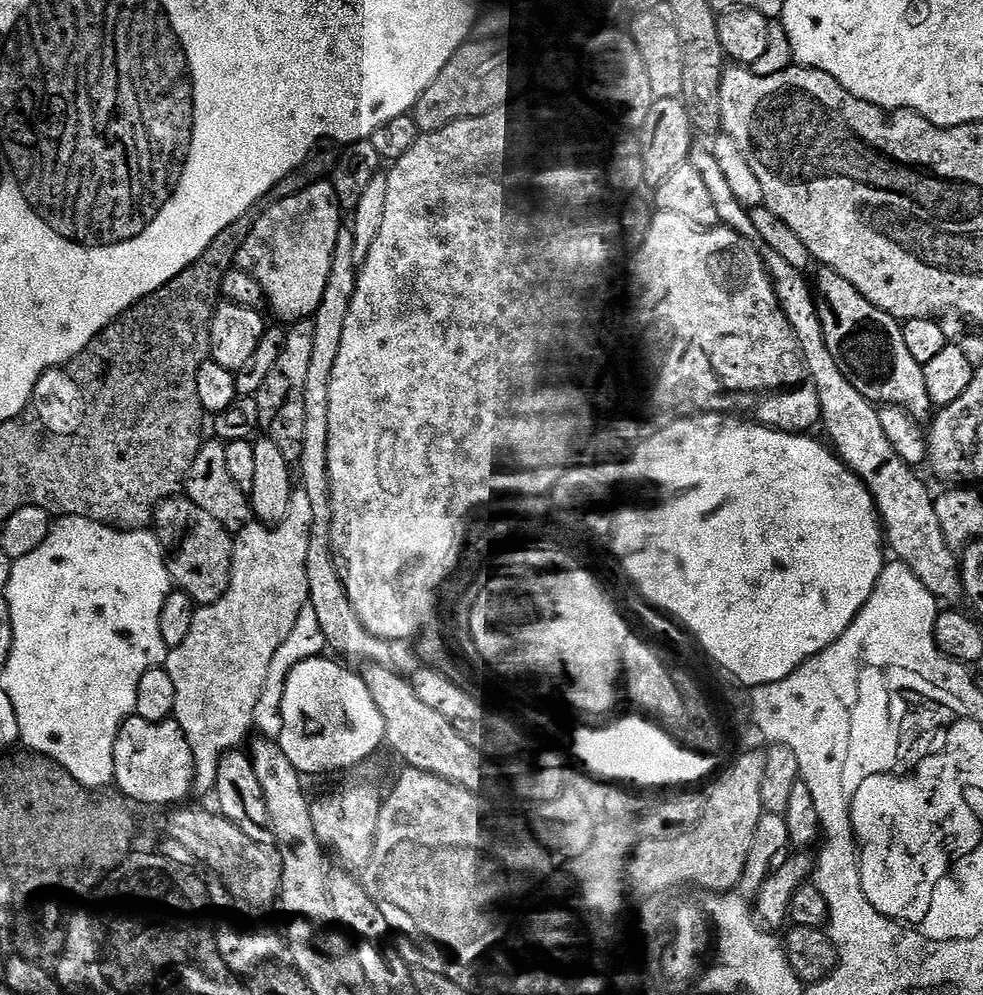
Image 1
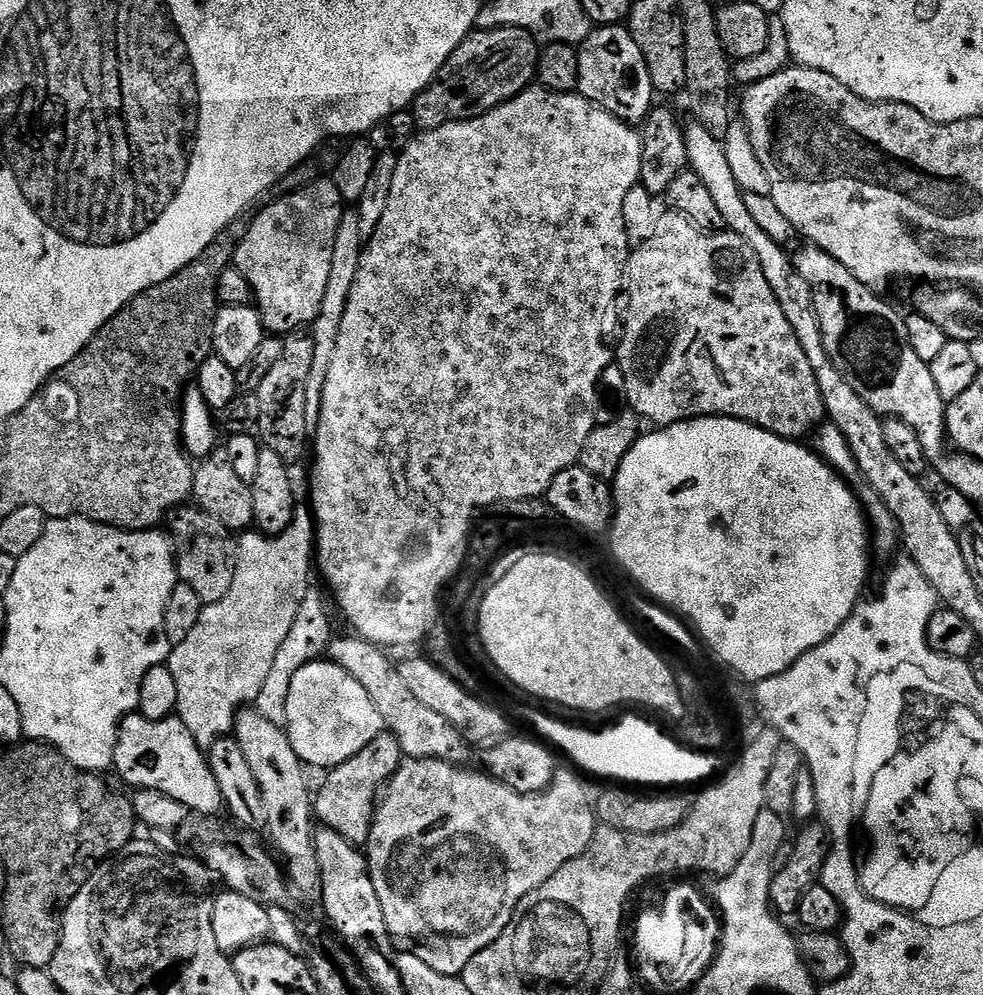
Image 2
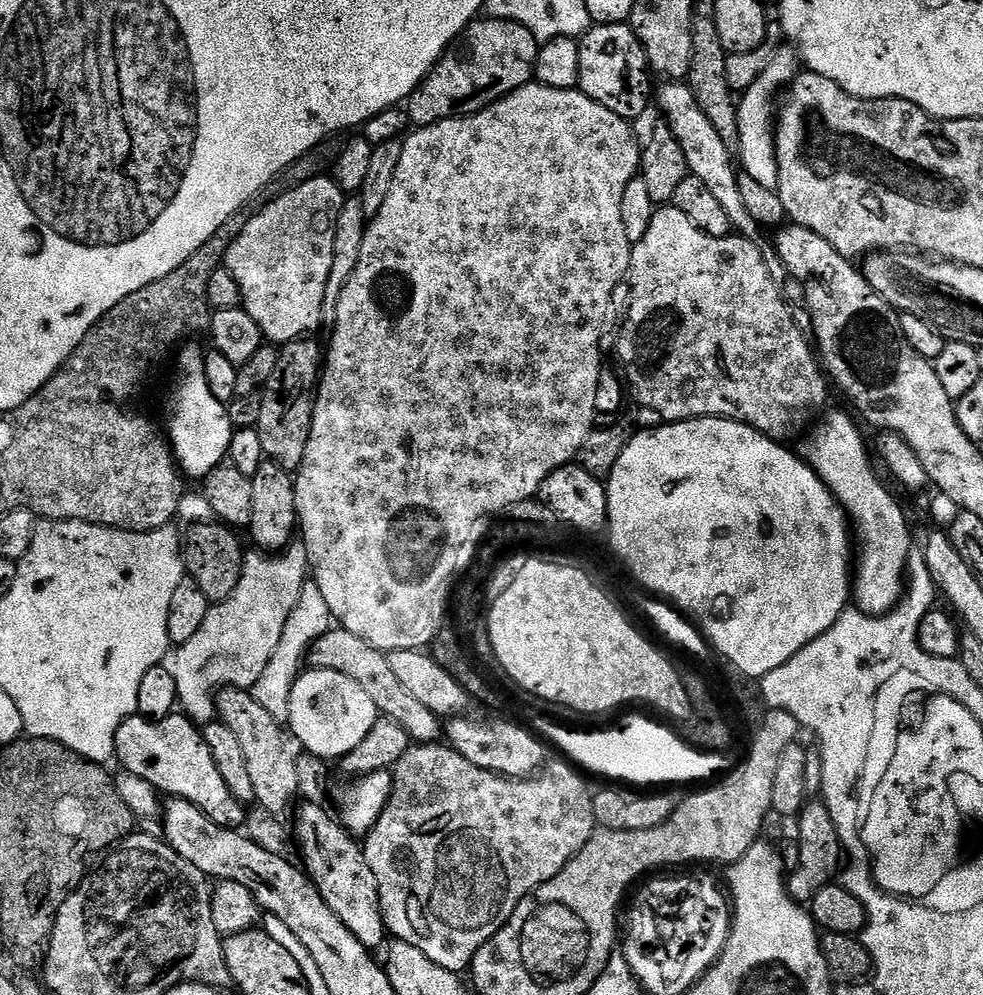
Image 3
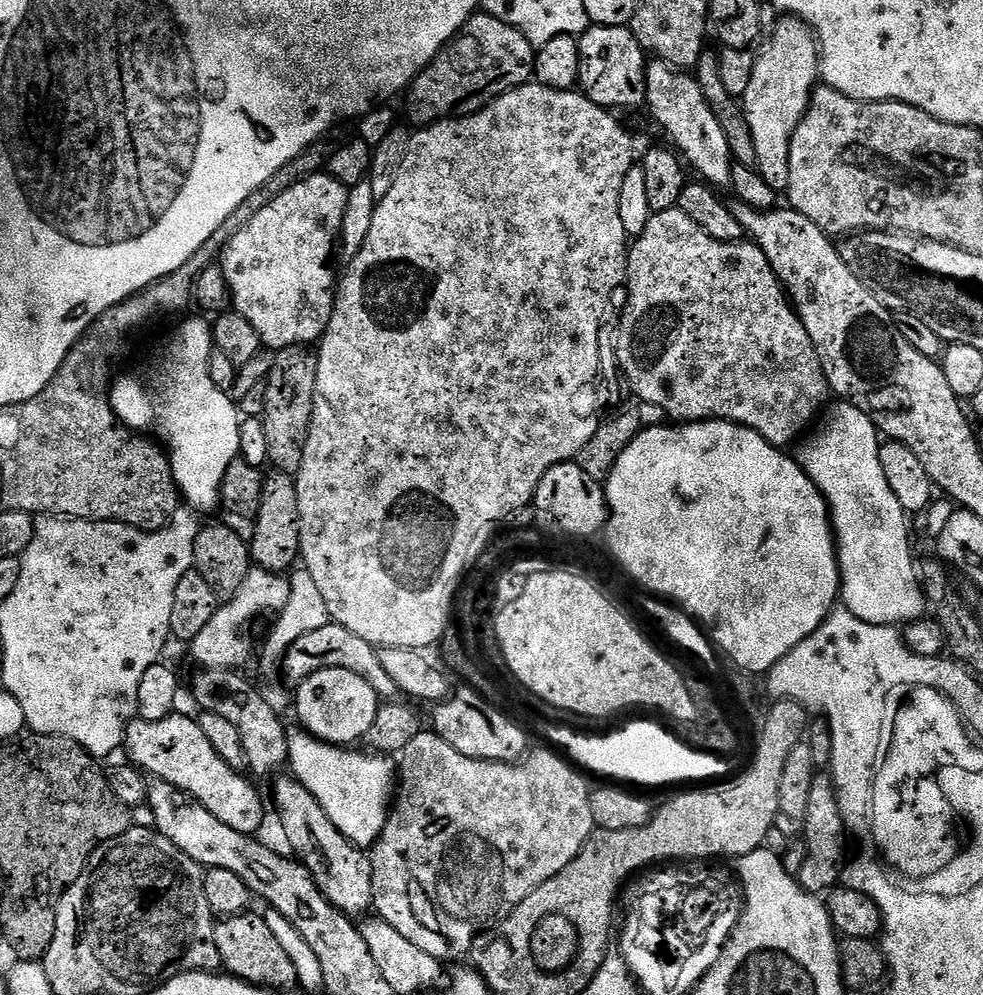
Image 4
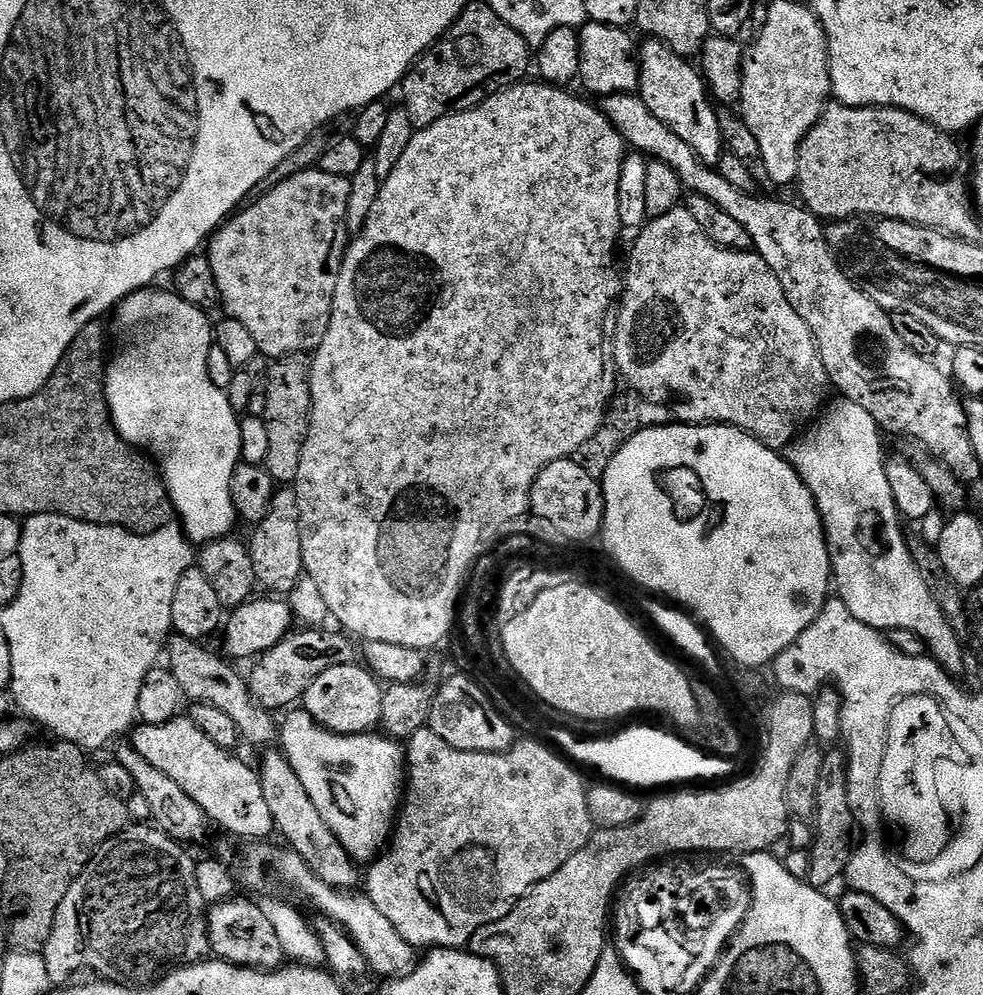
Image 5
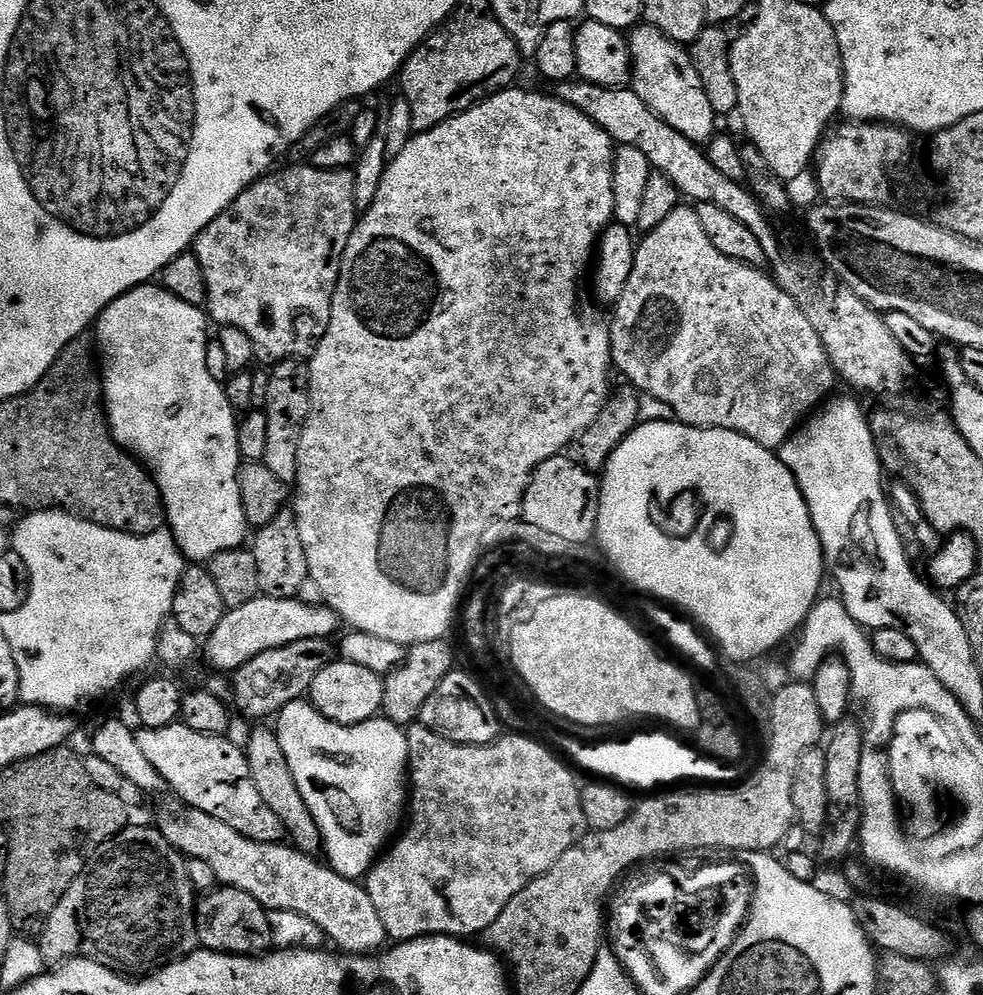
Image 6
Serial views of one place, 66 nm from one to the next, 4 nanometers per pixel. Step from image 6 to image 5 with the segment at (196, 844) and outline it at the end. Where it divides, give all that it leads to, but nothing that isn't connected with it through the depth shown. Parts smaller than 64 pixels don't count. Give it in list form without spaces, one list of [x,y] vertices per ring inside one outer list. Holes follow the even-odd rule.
[[[252,842],[247,845],[248,849],[240,856],[240,865],[235,865],[234,872],[238,877],[239,883],[244,884],[252,892],[260,892],[263,888],[281,888],[284,892],[297,892],[314,911],[323,919],[332,921],[339,926],[348,937],[358,946],[362,958],[368,963],[369,969],[380,978],[399,978],[408,975],[418,963],[417,949],[413,948],[398,930],[394,930],[393,924],[389,922],[370,902],[366,894],[359,896],[359,891],[345,890],[326,886],[306,862],[292,848],[281,846],[279,843],[268,844],[272,842]]]

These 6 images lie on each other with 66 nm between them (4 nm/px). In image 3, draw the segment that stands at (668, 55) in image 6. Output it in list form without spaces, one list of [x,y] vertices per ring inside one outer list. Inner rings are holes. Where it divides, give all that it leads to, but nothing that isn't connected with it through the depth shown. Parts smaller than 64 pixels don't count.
[[[664,82],[661,85],[655,93],[654,100],[657,105],[660,103],[660,112],[664,115],[661,116],[663,123],[667,124],[674,138],[678,138],[678,146],[682,146],[682,154],[686,154],[690,175],[699,178],[714,193],[714,199],[726,209],[732,227],[739,235],[745,236],[748,240],[759,241],[762,229],[758,222],[754,222],[753,216],[746,211],[746,205],[742,202],[733,153],[726,146],[726,142],[722,142],[718,130],[714,130],[710,118],[702,114],[702,106],[698,106],[687,83]]]

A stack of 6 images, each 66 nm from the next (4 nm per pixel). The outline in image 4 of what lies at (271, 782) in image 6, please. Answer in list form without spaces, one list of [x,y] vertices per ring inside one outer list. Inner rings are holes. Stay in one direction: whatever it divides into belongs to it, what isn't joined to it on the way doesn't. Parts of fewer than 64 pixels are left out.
[[[291,774],[282,775],[275,777],[277,780],[272,788],[272,800],[276,803],[280,828],[292,847],[291,855],[304,865],[304,869],[314,878],[318,890],[322,890],[322,894],[339,912],[353,918],[371,913],[374,894],[371,855],[350,842],[350,838],[346,838],[346,834],[342,834],[342,830],[338,830],[338,826],[326,818],[326,810],[318,806],[318,798],[314,798],[314,794],[310,794],[300,780]]]

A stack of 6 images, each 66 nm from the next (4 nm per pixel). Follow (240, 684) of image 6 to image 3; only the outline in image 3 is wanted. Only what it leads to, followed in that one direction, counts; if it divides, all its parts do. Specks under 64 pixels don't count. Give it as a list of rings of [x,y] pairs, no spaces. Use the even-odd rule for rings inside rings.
[[[332,626],[328,632],[322,634],[317,641],[309,646],[306,664],[309,669],[334,670],[338,674],[346,674],[350,678],[354,678],[354,682],[358,682],[358,686],[362,686],[362,690],[366,690],[366,694],[370,694],[370,702],[374,702],[377,713],[381,717],[398,722],[398,726],[406,729],[413,741],[436,742],[441,739],[441,717],[436,716],[430,710],[426,710],[426,706],[422,706],[422,702],[418,702],[418,698],[414,698],[414,694],[410,694],[404,689],[402,682],[398,682],[394,670],[390,670],[390,662],[385,653],[379,652],[374,646],[370,646],[370,642],[362,642],[362,638],[358,638],[355,634],[350,634],[350,630]]]

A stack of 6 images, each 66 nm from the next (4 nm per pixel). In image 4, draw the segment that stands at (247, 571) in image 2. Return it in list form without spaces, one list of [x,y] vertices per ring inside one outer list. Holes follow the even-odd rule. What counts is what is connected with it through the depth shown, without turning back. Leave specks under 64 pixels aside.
[[[249,567],[246,582],[236,593],[219,605],[210,618],[210,623],[198,634],[198,638],[190,641],[192,656],[201,665],[201,669],[214,671],[244,670],[248,659],[253,659],[252,640],[244,633],[247,624],[255,622],[259,616],[275,617],[290,599],[291,582],[287,575],[279,572],[268,572],[265,568]]]

